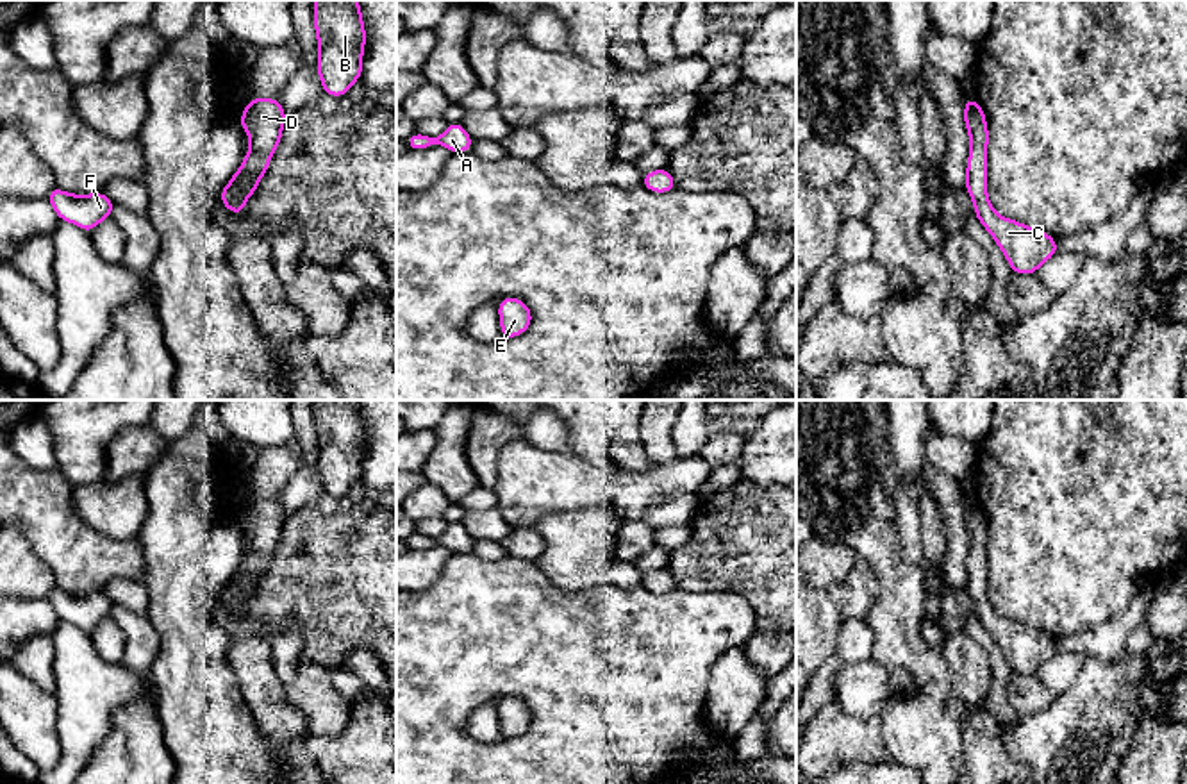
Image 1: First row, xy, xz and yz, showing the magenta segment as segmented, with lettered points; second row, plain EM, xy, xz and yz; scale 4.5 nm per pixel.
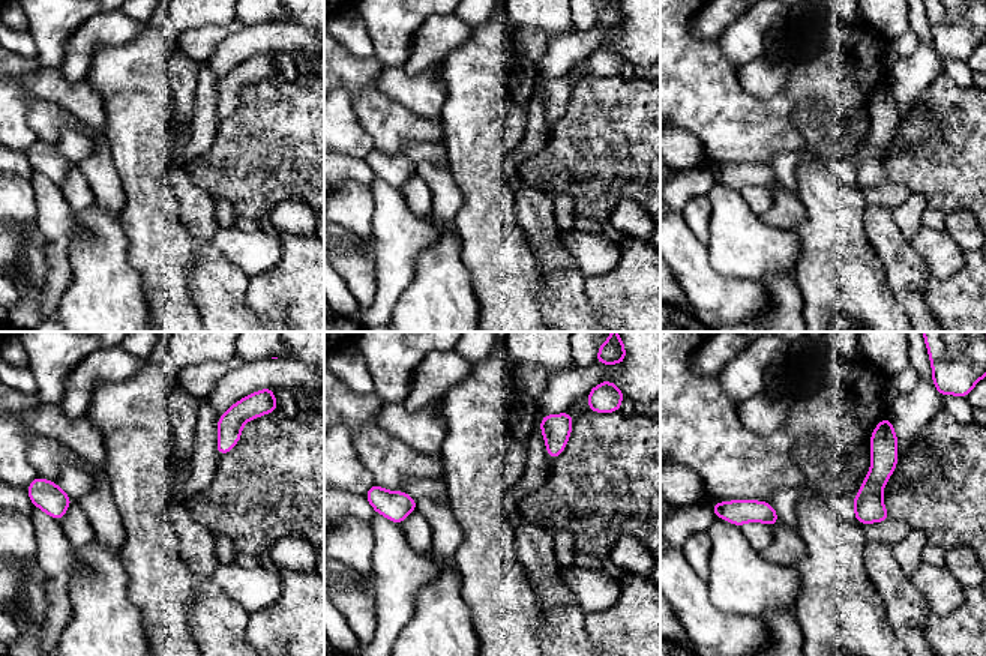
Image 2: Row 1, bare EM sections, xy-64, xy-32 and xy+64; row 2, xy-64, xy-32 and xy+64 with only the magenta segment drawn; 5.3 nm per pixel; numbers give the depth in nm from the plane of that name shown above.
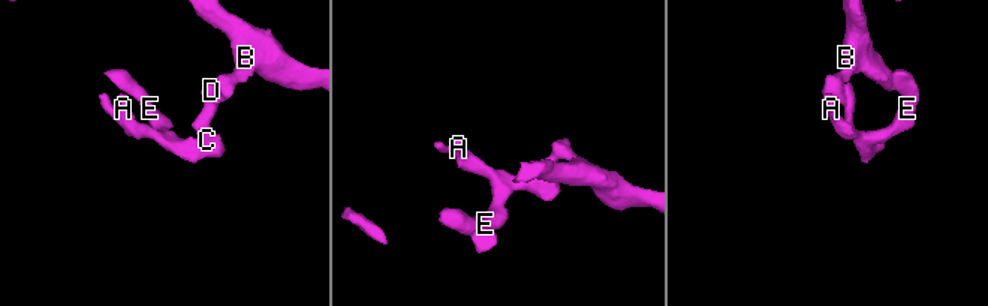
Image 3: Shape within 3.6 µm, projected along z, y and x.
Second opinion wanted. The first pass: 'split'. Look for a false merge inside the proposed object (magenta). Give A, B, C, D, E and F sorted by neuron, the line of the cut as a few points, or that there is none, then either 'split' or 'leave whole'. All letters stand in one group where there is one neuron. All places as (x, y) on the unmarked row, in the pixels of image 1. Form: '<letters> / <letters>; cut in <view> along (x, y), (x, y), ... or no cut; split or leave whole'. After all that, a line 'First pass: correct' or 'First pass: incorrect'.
A B C D E F; no cut; leave whole
First pass: incorrect

